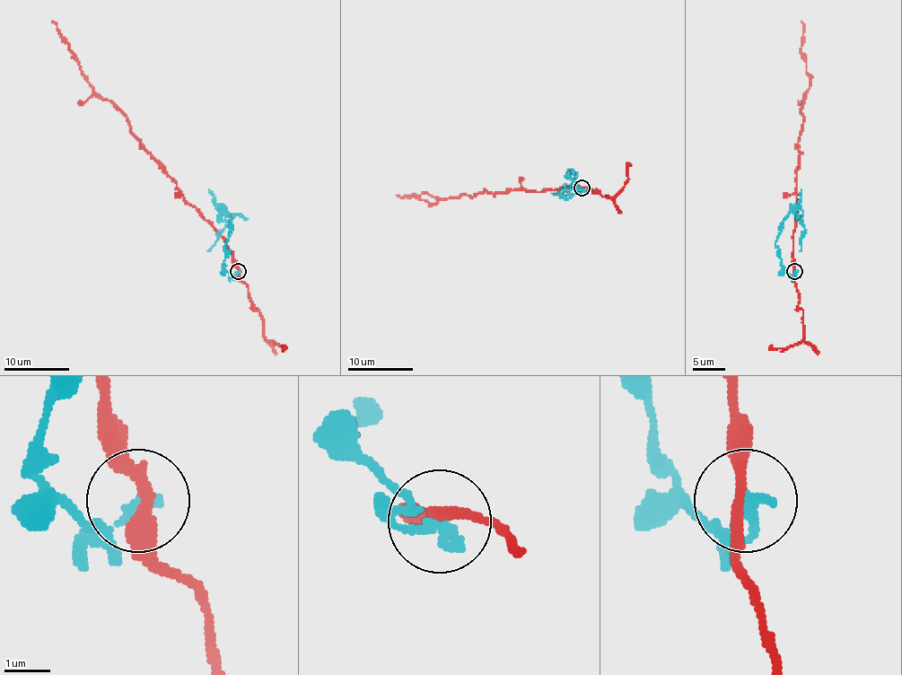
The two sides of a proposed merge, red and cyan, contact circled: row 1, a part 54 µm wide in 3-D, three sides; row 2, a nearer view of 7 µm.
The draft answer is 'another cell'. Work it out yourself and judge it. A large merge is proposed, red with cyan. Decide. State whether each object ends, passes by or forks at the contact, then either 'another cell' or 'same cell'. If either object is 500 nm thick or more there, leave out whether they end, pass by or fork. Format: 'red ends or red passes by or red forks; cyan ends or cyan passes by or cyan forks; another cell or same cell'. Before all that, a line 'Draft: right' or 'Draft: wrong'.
Draft: right
red passes by; cyan ends; another cell

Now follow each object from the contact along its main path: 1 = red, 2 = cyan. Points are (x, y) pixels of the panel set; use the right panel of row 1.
1: (794, 270), (796, 166), (804, 93), (810, 87), (806, 57), (801, 51), (801, 21)
2: (794, 272), (790, 275), (783, 267), (780, 250), (775, 244), (782, 222), (793, 208), (804, 228), (800, 250)

